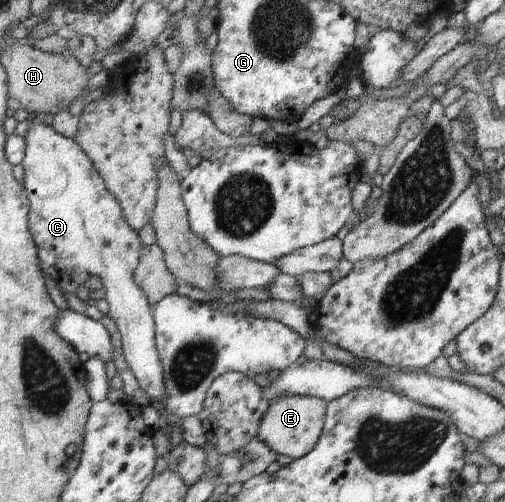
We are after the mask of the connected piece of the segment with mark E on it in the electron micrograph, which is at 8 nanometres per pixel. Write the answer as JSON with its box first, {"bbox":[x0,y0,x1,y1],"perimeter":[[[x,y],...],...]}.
{"bbox":[259,394,326,459],"perimeter":[[[283,394],[272,399],[264,409],[259,438],[276,454],[297,459],[308,454],[320,438],[326,416],[326,401],[313,396]]]}

